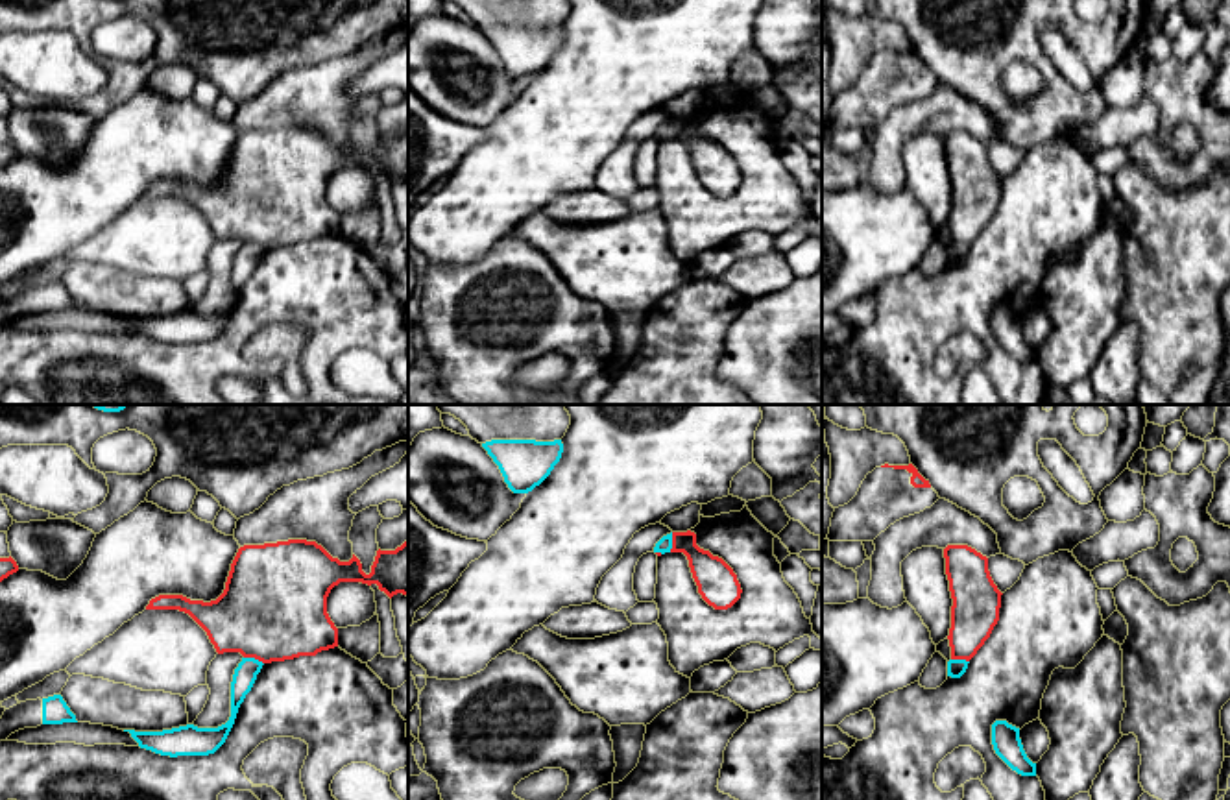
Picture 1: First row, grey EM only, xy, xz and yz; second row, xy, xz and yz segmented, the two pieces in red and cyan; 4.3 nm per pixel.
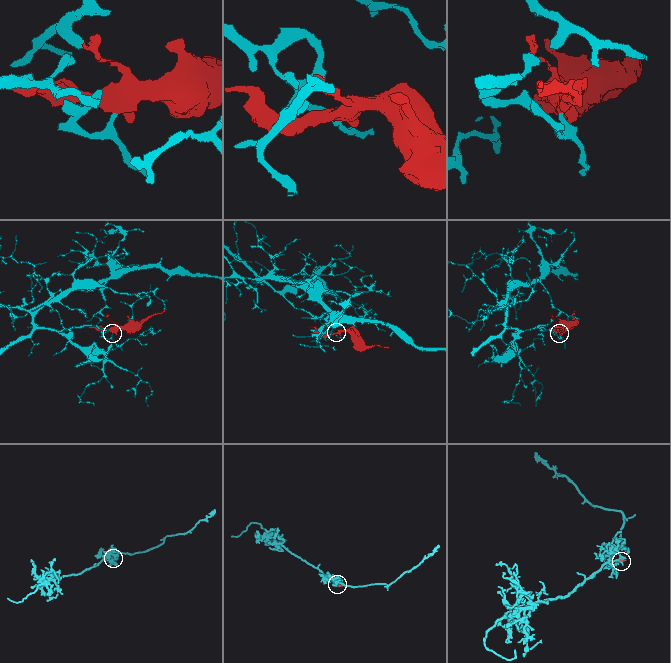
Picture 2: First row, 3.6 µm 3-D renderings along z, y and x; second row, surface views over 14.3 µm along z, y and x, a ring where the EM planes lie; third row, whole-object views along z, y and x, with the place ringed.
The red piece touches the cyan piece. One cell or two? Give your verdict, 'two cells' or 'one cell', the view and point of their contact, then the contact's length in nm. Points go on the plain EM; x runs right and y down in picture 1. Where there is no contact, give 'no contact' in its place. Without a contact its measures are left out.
one cell | xy (253, 242) | 90 nm

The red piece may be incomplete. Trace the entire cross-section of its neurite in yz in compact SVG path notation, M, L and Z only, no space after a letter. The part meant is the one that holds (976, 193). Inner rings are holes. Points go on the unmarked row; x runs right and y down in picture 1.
M947 131L944 144L953 185L947 262L960 264L997 211L1003 179L990 163L988 144L975 135Z

